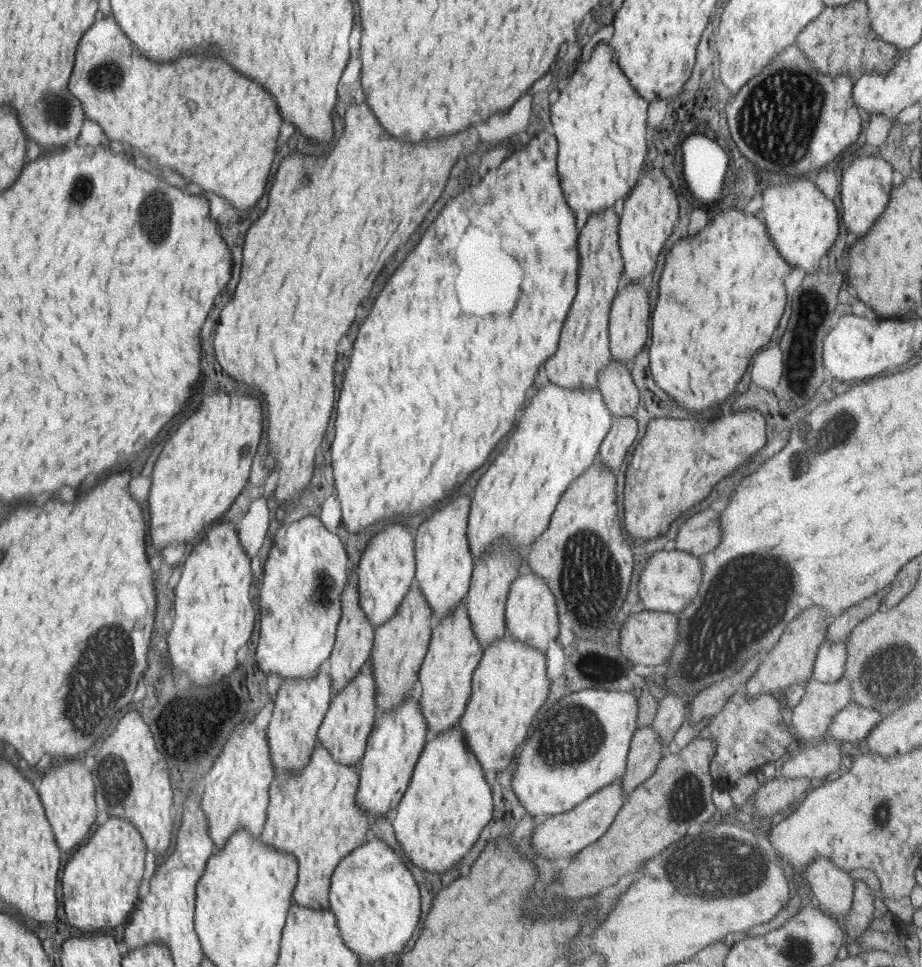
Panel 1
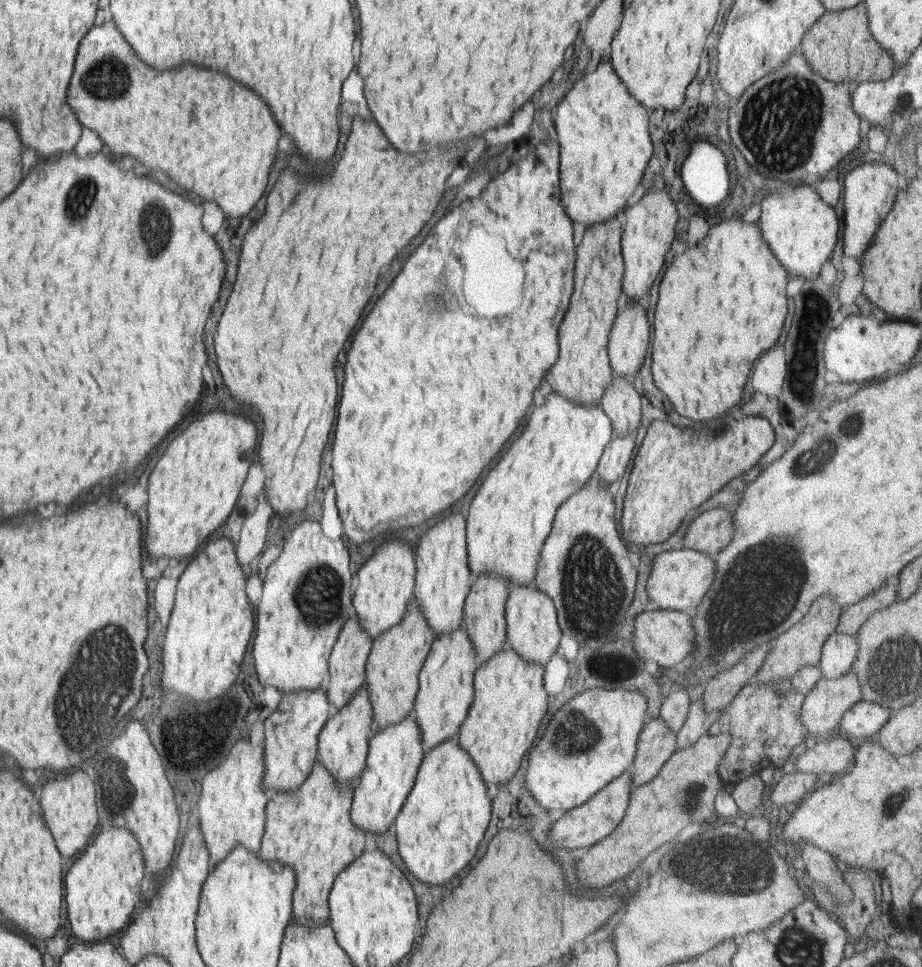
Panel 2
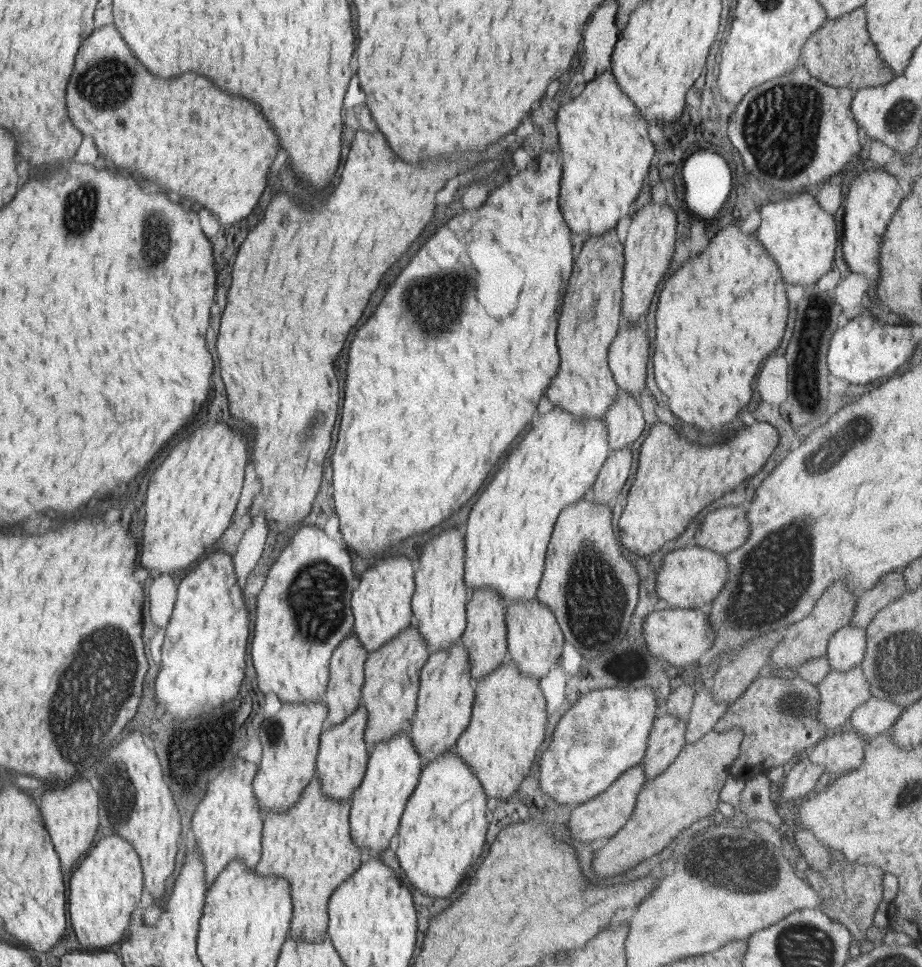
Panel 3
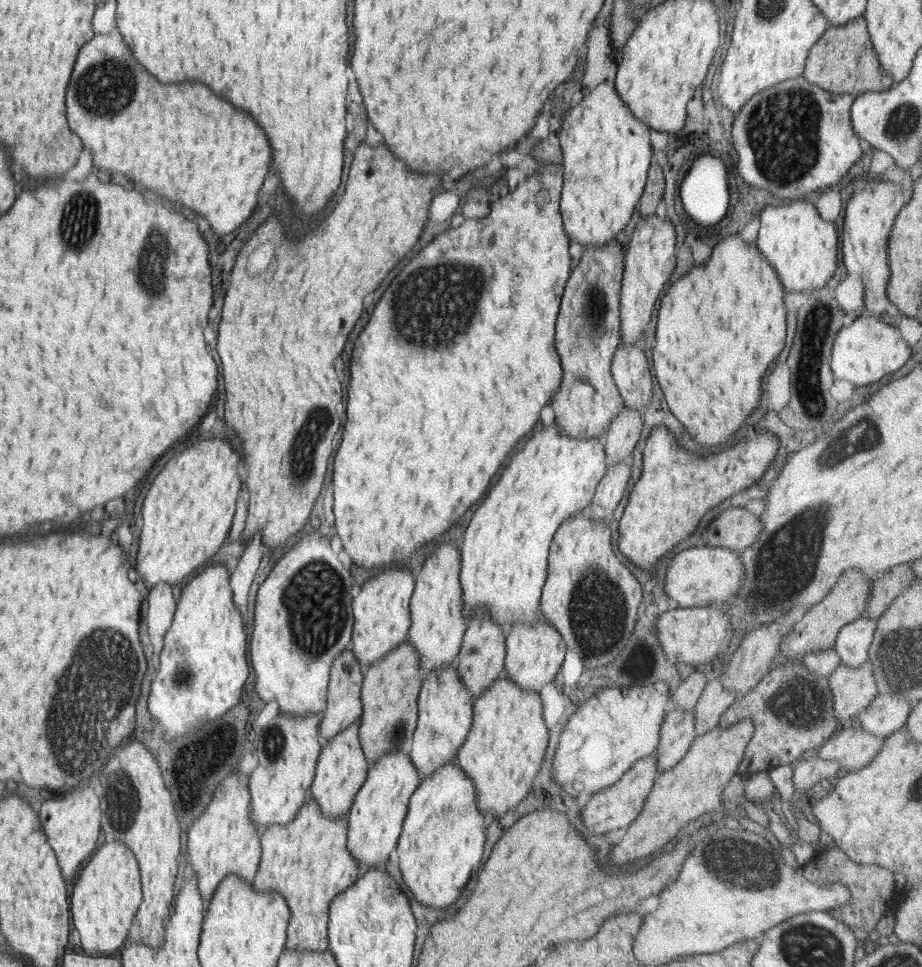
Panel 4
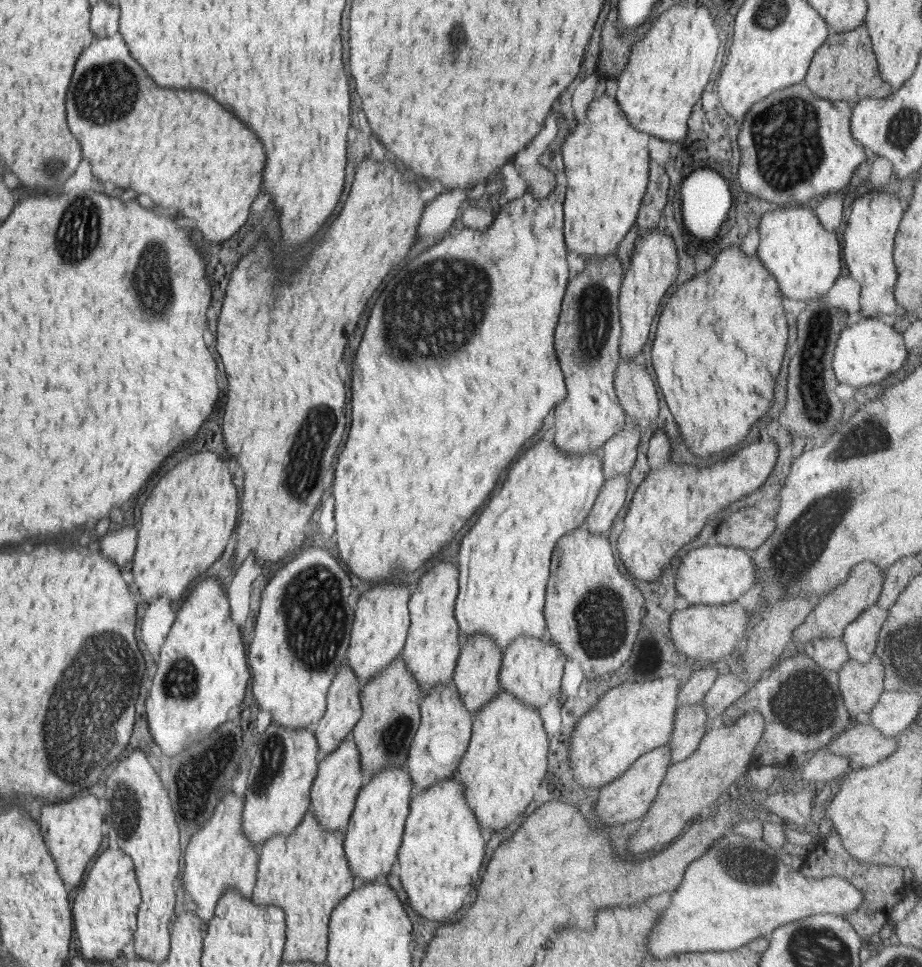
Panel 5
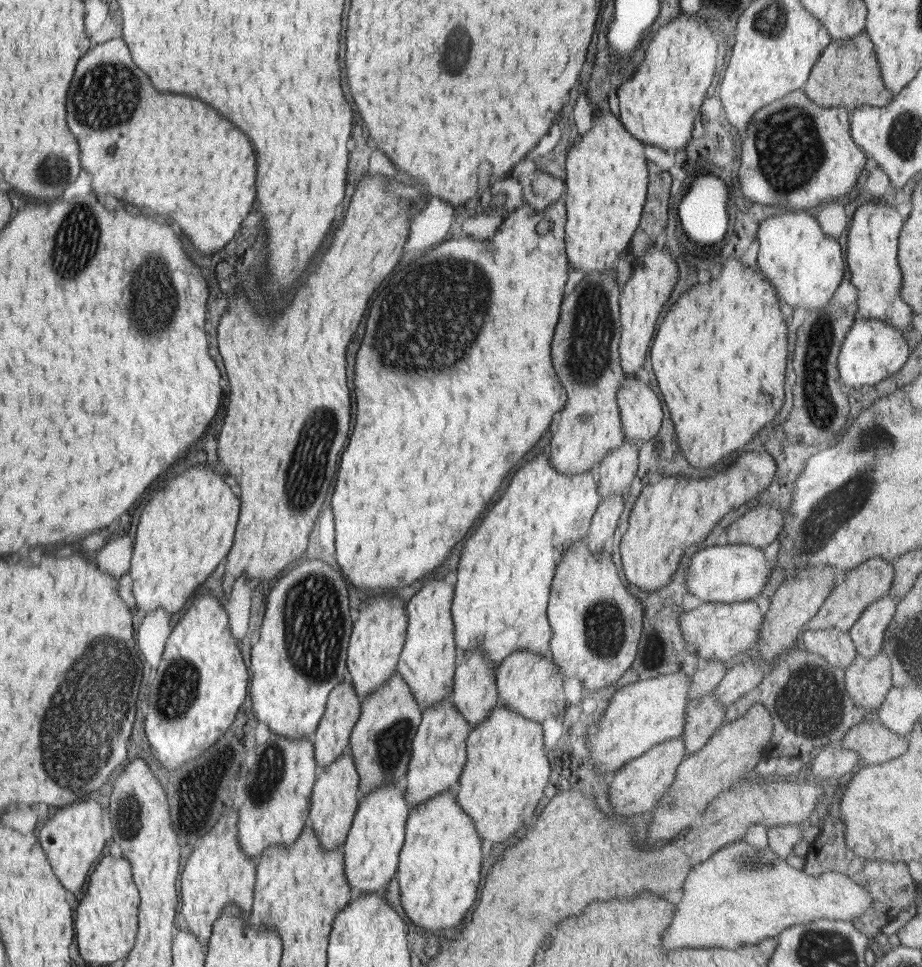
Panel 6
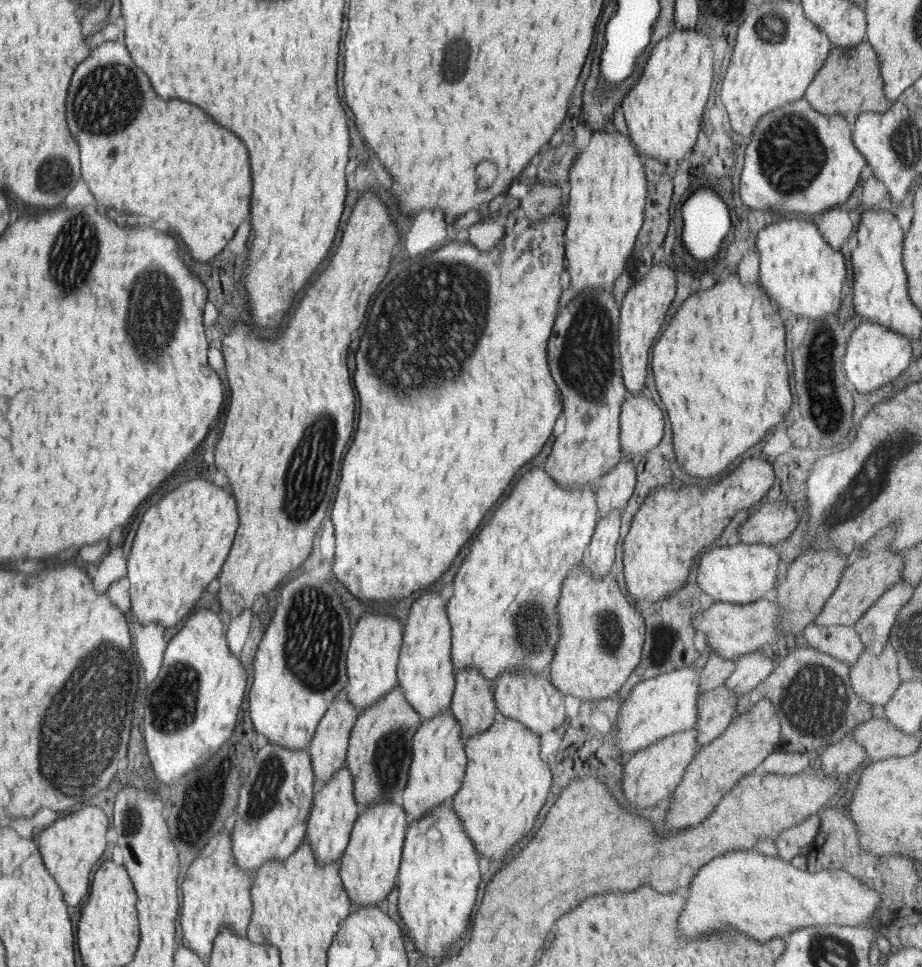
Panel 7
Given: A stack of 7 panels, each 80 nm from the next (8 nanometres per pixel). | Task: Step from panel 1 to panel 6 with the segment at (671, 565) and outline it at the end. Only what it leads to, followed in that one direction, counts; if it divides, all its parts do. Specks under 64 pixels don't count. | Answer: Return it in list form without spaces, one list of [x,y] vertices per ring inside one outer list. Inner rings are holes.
[[[720,544],[696,551],[688,567],[688,588],[706,603],[736,603],[758,597],[770,578],[770,562],[762,548],[743,544]]]

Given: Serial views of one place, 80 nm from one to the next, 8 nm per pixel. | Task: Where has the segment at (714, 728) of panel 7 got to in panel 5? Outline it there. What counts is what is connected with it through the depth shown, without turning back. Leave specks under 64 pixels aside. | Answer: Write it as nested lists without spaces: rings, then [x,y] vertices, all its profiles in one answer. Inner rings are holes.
[[[686,703],[678,706],[674,716],[672,737],[666,744],[671,746],[670,764],[682,762],[686,757],[694,754],[707,731],[704,704]]]

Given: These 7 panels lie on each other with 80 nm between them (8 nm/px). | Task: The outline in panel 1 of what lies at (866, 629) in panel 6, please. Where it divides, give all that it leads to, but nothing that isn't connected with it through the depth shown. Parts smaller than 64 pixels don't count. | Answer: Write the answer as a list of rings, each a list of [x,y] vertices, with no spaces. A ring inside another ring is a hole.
[[[824,640],[817,652],[812,679],[833,683],[843,677],[847,659],[846,641]]]

